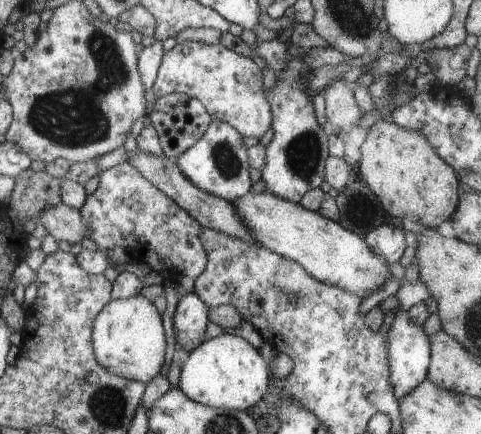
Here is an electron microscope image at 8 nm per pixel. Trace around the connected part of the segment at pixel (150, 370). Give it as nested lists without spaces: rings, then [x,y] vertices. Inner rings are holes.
[[[143,295],[111,300],[94,319],[91,341],[97,361],[112,374],[131,381],[149,383],[166,362],[162,317]]]

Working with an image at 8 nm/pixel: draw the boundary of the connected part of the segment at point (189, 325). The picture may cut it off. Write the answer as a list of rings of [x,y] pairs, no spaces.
[[[196,293],[179,298],[173,316],[173,329],[179,346],[189,354],[206,340],[209,308]]]

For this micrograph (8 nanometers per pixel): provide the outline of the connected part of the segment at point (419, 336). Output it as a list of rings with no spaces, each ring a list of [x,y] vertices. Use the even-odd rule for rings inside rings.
[[[401,308],[395,313],[395,319],[388,331],[389,345],[387,355],[390,384],[396,400],[399,401],[427,379],[427,368],[431,355],[431,339],[425,334],[423,326],[414,324]]]

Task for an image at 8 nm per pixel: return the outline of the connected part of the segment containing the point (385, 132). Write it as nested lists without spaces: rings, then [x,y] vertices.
[[[380,119],[369,130],[360,150],[359,172],[363,181],[379,198],[382,208],[391,217],[408,218],[408,220],[437,229],[454,214],[462,190],[460,178],[457,172],[436,154],[433,146],[421,132],[402,128],[391,119]]]

